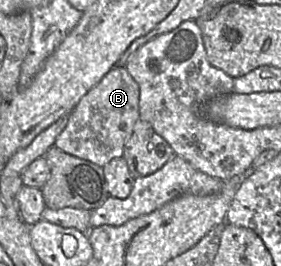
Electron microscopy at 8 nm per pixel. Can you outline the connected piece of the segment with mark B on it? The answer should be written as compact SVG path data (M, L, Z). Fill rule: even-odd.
M115 65L79 100L54 146L103 167L113 158L122 157L125 142L138 120L139 86L125 65Z

